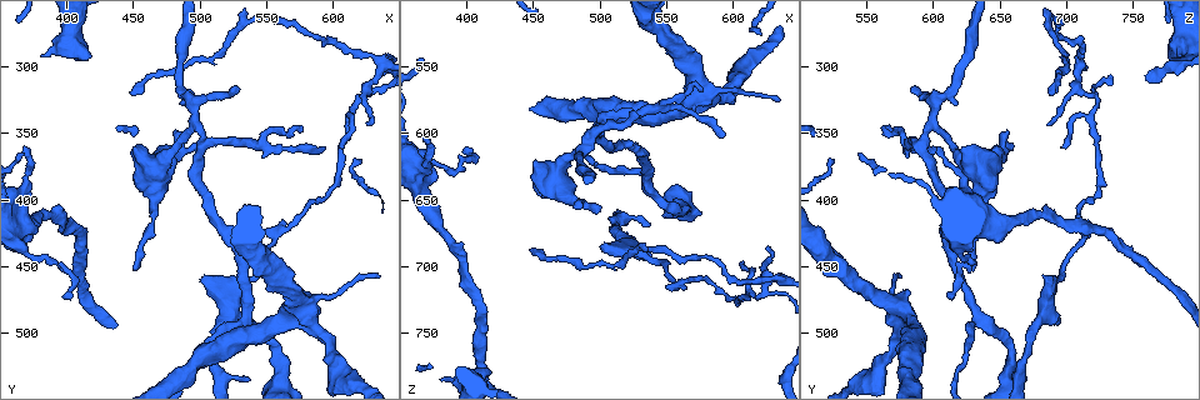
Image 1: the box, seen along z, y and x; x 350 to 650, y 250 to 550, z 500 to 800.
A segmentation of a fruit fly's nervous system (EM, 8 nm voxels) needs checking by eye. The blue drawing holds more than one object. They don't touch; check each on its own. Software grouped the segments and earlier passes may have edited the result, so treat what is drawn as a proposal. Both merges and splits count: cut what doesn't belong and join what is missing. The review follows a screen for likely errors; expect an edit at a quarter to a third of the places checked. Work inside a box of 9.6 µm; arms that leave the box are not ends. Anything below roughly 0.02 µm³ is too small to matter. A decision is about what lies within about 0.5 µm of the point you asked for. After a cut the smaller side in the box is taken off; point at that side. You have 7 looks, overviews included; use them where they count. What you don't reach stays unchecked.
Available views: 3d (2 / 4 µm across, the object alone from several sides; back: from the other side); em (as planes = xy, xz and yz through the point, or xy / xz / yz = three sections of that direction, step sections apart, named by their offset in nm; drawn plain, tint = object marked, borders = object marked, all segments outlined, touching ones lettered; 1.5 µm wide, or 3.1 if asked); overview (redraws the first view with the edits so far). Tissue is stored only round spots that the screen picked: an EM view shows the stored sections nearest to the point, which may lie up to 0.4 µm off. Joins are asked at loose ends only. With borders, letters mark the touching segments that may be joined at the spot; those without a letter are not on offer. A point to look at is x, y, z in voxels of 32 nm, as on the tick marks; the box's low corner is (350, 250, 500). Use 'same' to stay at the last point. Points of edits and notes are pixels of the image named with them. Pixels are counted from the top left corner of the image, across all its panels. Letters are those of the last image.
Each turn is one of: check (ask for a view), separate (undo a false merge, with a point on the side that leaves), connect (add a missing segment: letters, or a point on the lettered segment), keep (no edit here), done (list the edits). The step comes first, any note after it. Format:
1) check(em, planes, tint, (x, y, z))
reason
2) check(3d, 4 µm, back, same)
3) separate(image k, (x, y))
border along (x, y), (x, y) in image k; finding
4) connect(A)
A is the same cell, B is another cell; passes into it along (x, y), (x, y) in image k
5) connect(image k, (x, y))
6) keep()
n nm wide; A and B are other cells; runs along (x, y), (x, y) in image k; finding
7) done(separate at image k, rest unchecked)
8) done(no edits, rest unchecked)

check(em, planes, borders, (594, 362, 604))
free end

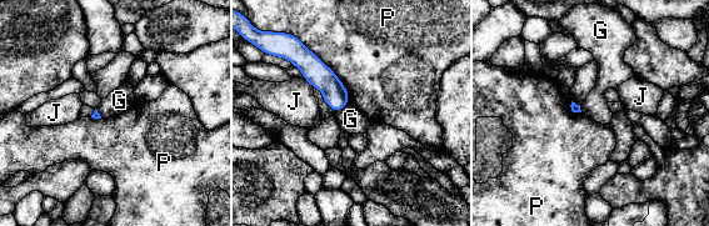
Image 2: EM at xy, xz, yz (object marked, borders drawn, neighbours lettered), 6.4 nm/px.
keep()
G, J and P are other cells; border along (348, 103), (335, 112) in image 2; none of them fits

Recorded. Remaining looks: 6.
check(em, xy, step 4, tint, (496, 346, 600))
abrupt turn

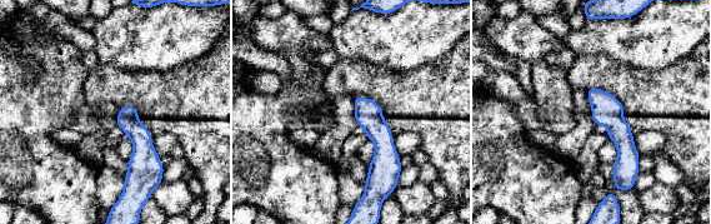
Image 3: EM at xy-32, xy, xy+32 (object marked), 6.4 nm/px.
check(em, yz, step 4, borders, same)

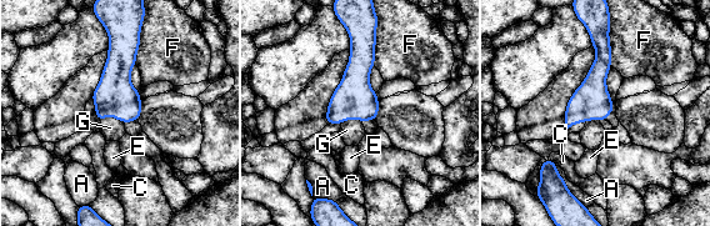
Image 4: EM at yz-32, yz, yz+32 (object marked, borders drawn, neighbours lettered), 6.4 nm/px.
keep()
A, C, E, F and G are other cells; continuous, no second neuron

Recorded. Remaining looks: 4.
check(em, xy, step 4, tint, (368, 358, 604))
free end

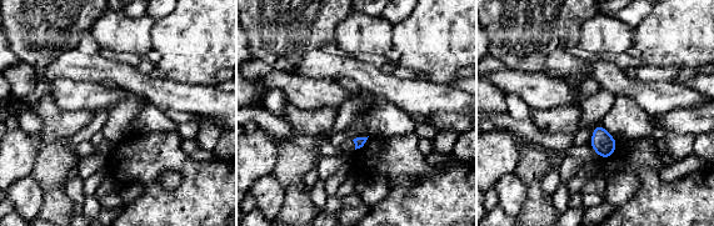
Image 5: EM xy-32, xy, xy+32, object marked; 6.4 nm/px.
check(em, planes, borders, same)
cut it another way

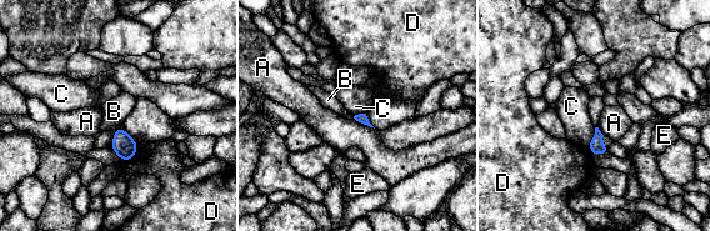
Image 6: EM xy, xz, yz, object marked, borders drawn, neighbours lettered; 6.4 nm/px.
keep()
A, B, C, D and E are other cells; border along (120, 125), (114, 129) in image 6; none of them fits

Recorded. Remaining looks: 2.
done(no edits, rest unchecked)

